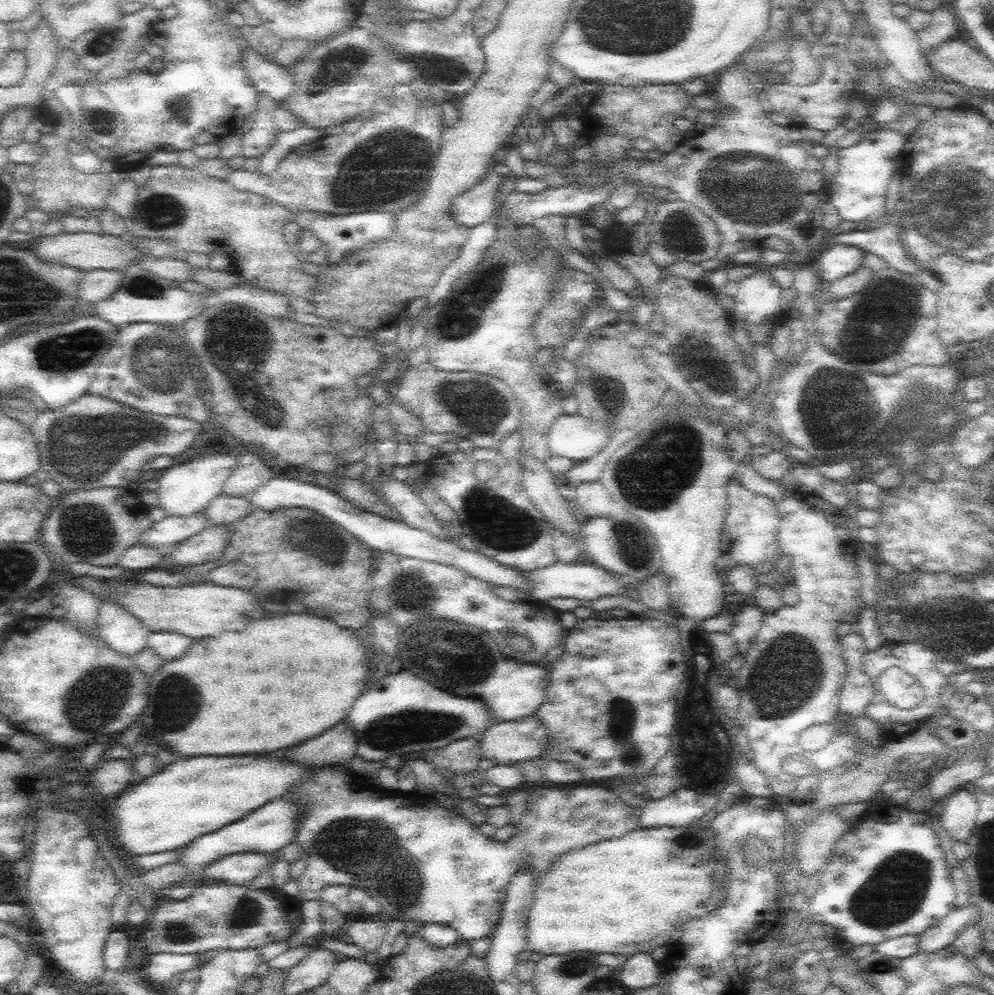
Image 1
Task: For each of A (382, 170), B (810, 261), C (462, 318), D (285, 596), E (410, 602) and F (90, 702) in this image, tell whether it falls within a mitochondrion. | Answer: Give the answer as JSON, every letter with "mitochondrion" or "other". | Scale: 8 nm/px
{"A":"mitochondrion","B":"other","C":"mitochondrion","D":"other","E":"mitochondrion","F":"mitochondrion"}

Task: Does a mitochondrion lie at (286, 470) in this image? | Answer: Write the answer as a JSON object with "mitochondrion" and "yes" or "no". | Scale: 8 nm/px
{"mitochondrion":"no"}

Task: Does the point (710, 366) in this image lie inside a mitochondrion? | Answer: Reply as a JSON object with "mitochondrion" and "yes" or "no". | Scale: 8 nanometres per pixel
{"mitochondrion":"no"}

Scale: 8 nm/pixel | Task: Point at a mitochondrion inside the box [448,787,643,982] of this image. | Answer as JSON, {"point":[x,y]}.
{"point":[570,968]}

